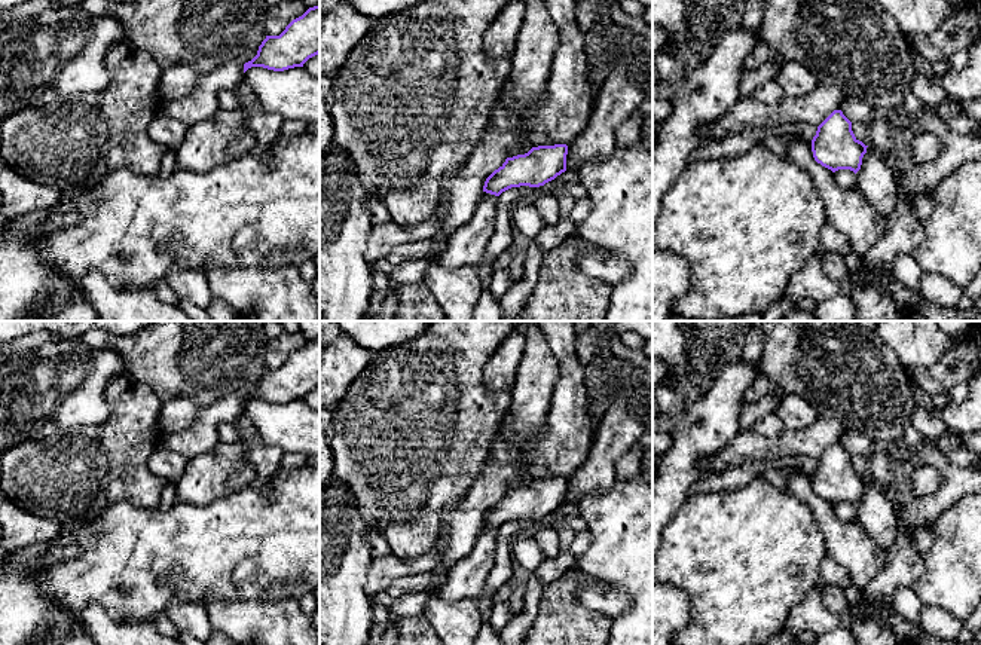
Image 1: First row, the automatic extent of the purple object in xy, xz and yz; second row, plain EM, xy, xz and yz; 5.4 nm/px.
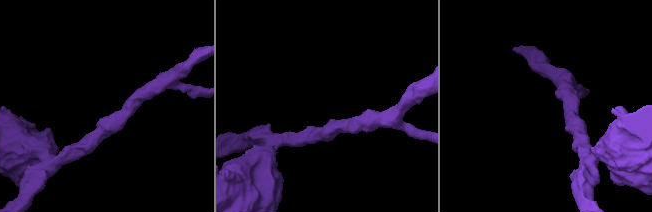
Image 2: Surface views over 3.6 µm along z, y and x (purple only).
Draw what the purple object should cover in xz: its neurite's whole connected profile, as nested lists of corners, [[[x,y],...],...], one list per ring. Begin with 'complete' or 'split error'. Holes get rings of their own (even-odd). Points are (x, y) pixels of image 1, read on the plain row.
complete; [[[554,477],[532,480],[525,487],[507,490],[505,495],[486,511],[483,525],[499,529],[502,525],[511,520],[544,519],[545,516],[554,513],[557,508],[566,504],[566,487],[568,487],[566,477]]]

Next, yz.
complete; [[[834,443],[818,459],[812,473],[815,493],[832,505],[850,502],[856,507],[861,502],[867,480],[855,470],[852,455],[841,443]]]

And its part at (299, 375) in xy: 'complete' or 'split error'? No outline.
complete

